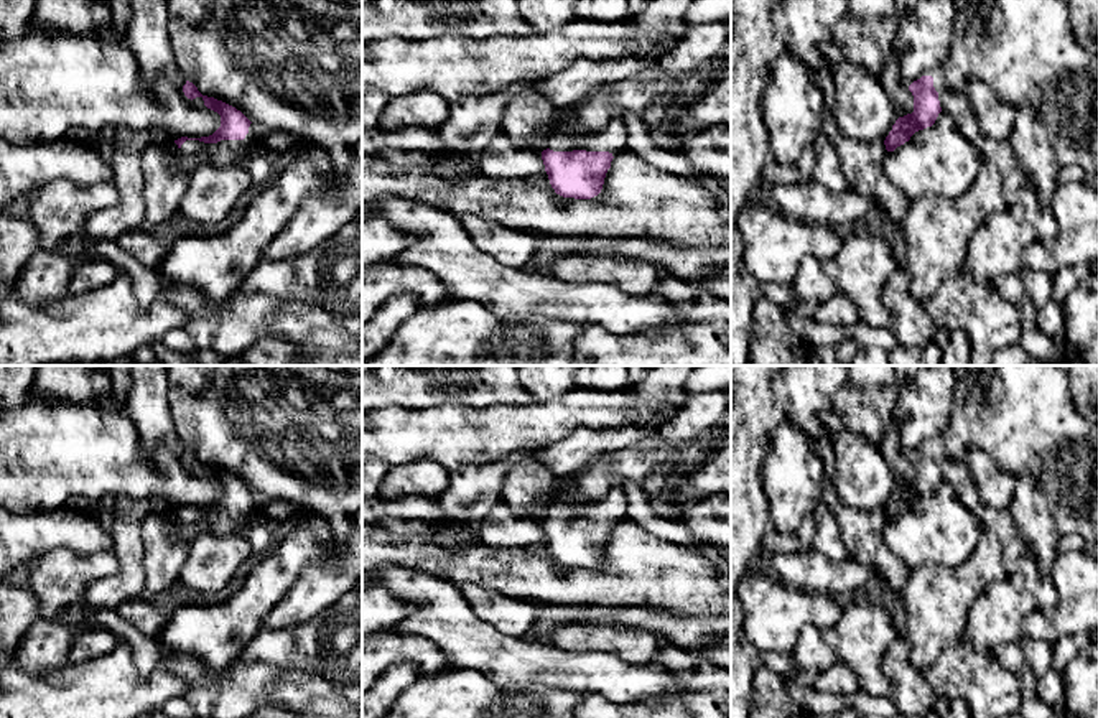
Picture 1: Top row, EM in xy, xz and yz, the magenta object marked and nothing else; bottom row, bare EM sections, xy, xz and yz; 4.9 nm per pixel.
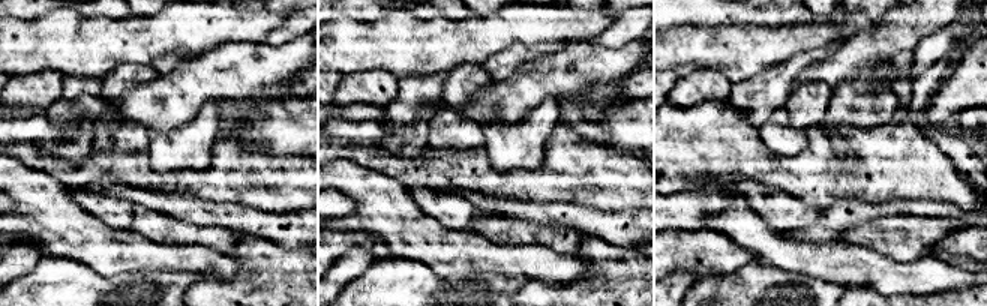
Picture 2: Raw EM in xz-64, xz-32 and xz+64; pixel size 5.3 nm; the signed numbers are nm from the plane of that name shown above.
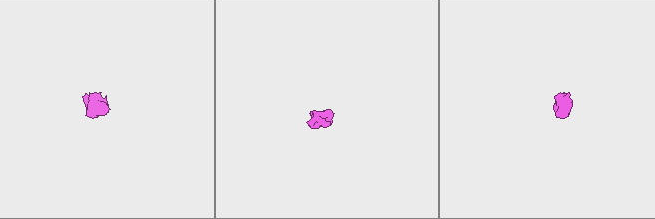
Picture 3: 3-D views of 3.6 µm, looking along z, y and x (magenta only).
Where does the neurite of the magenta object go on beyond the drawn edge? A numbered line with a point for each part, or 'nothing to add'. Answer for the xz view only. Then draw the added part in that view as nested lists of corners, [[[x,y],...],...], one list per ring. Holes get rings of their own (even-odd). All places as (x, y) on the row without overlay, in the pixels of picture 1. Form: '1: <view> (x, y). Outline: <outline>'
1: xz (613, 506). Outline: [[[622,487],[611,489],[601,501],[586,506],[571,506],[570,496],[563,494],[551,502],[548,517],[553,520],[624,520],[627,517],[627,499]]]

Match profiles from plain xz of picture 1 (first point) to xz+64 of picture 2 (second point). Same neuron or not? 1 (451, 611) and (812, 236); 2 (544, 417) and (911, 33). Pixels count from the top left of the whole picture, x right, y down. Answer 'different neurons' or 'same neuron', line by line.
1: different neurons
2: different neurons

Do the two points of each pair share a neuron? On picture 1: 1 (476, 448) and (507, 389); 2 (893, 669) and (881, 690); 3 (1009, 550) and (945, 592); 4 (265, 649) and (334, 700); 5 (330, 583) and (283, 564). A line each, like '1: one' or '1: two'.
1: two
2: two
3: two
4: two
5: two

